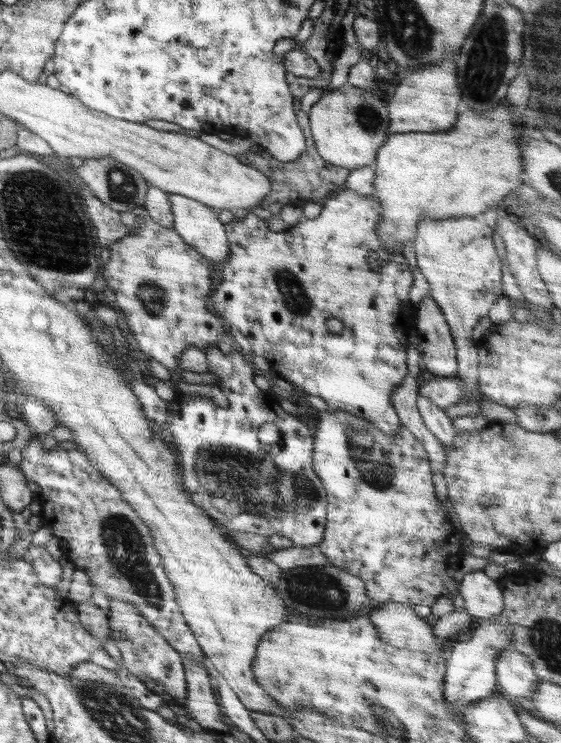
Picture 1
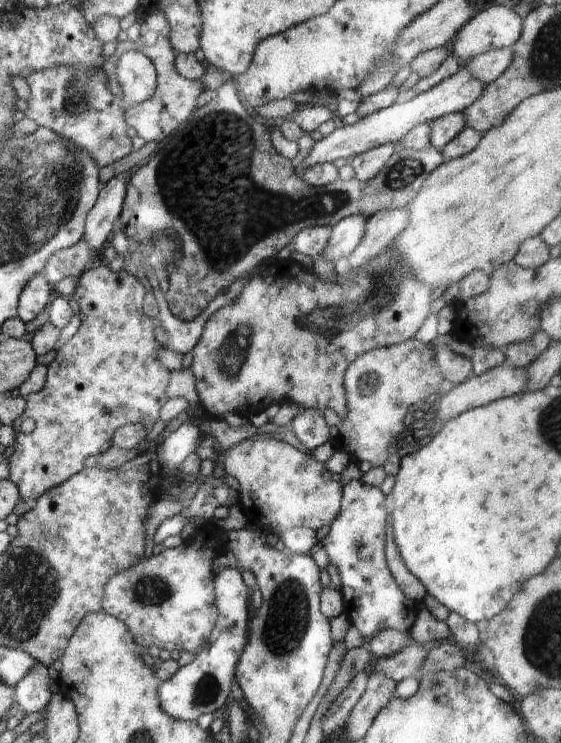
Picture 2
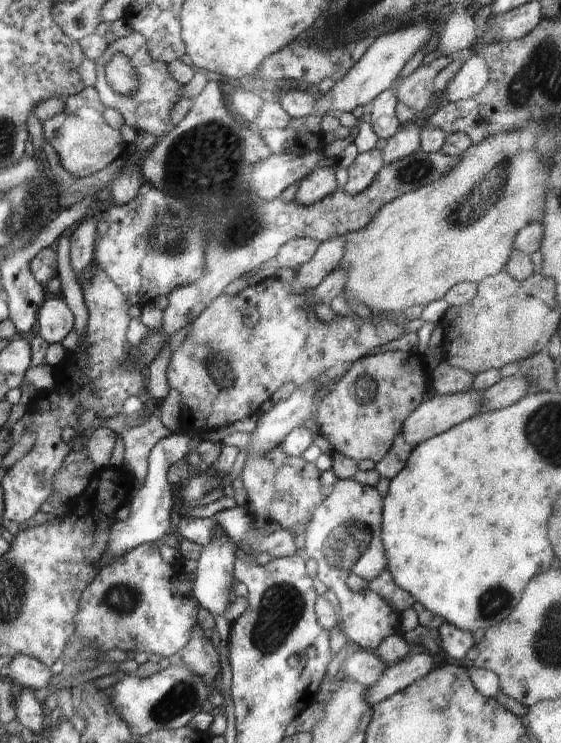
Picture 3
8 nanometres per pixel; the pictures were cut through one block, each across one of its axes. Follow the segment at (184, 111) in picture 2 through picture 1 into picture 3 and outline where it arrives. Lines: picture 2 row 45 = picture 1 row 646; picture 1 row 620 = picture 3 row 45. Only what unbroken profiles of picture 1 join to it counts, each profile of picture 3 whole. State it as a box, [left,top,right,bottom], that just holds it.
[94,33,182,138]

